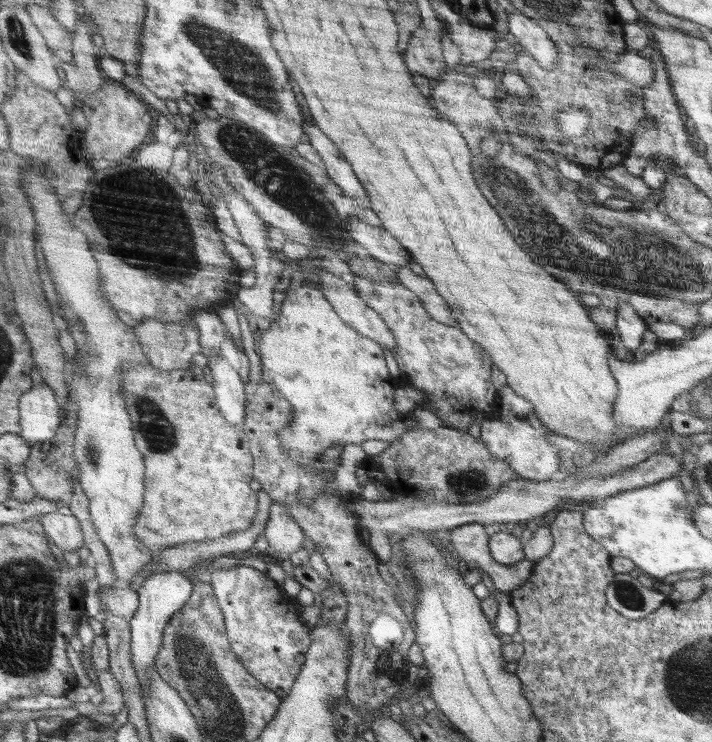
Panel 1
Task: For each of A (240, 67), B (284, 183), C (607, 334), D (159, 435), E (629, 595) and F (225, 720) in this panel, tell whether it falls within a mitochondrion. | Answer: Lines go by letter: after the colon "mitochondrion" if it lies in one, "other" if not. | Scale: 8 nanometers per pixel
A: mitochondrion
B: mitochondrion
C: other
D: mitochondrion
E: mitochondrion
F: mitochondrion

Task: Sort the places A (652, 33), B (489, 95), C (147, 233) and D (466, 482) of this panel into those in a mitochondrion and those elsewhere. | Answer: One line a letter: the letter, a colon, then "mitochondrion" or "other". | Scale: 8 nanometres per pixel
A: other
B: other
C: mitochondrion
D: mitochondrion

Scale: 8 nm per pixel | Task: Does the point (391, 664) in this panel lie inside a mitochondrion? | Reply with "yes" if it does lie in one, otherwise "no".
yes

